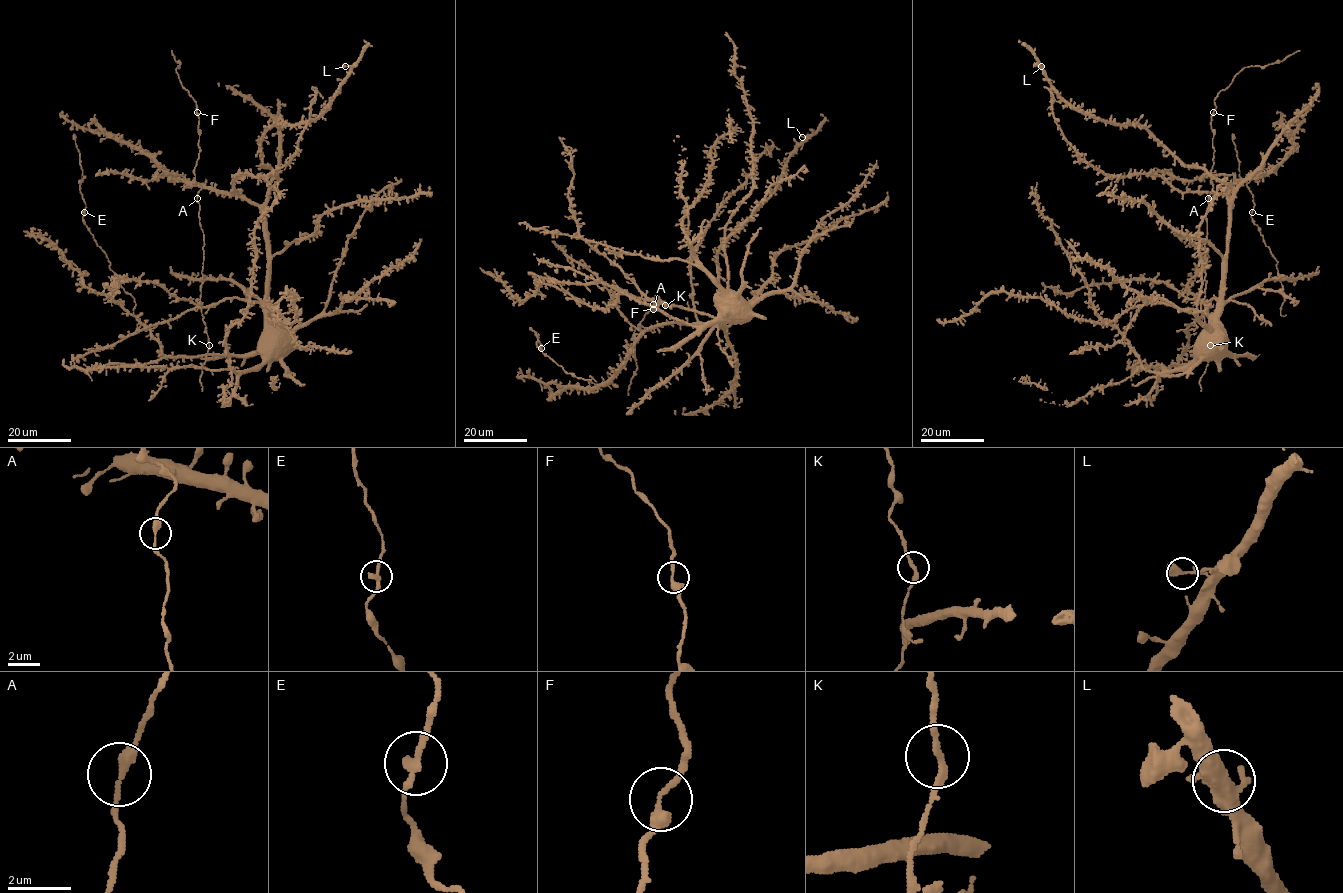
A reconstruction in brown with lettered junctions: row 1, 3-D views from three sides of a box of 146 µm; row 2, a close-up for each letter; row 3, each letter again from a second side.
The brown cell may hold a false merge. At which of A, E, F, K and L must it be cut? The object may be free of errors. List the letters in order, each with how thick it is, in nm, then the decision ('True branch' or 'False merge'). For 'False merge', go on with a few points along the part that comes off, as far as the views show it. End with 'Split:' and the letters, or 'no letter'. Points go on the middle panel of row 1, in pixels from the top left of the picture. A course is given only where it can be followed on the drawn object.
A: Thickness 260 nm. True branch
E: Thickness 260 nm. True branch
F: Thickness 280 nm. True branch
K: Thickness 200 nm. True branch
L: Thickness 280 nm. True branch
Split: no letter

